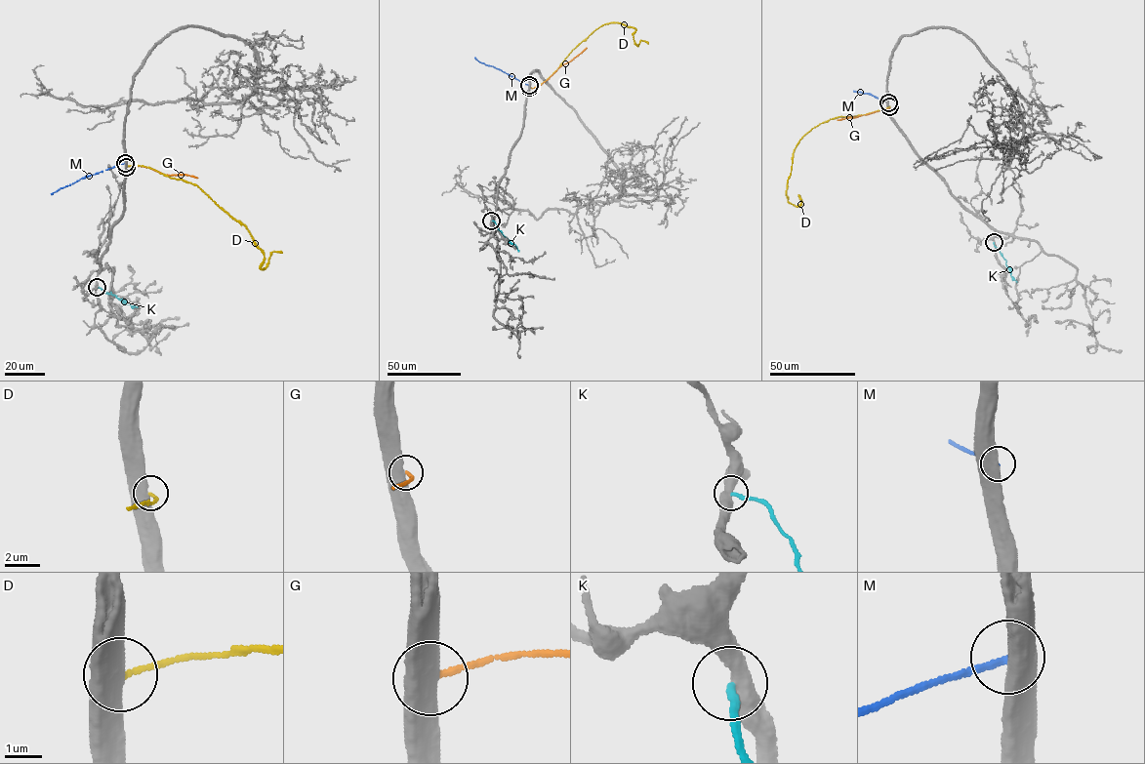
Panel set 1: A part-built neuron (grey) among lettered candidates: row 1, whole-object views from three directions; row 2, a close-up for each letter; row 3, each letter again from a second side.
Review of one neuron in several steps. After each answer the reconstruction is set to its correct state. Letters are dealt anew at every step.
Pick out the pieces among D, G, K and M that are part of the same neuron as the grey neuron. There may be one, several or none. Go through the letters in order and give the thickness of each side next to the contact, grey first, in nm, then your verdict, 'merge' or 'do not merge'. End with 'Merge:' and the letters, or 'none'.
D: 750/120 nm | do not merge
G: 550/150 nm | do not merge
K: 480/200 nm | do not merge
M: 600/180 nm | do not merge
Merge: none

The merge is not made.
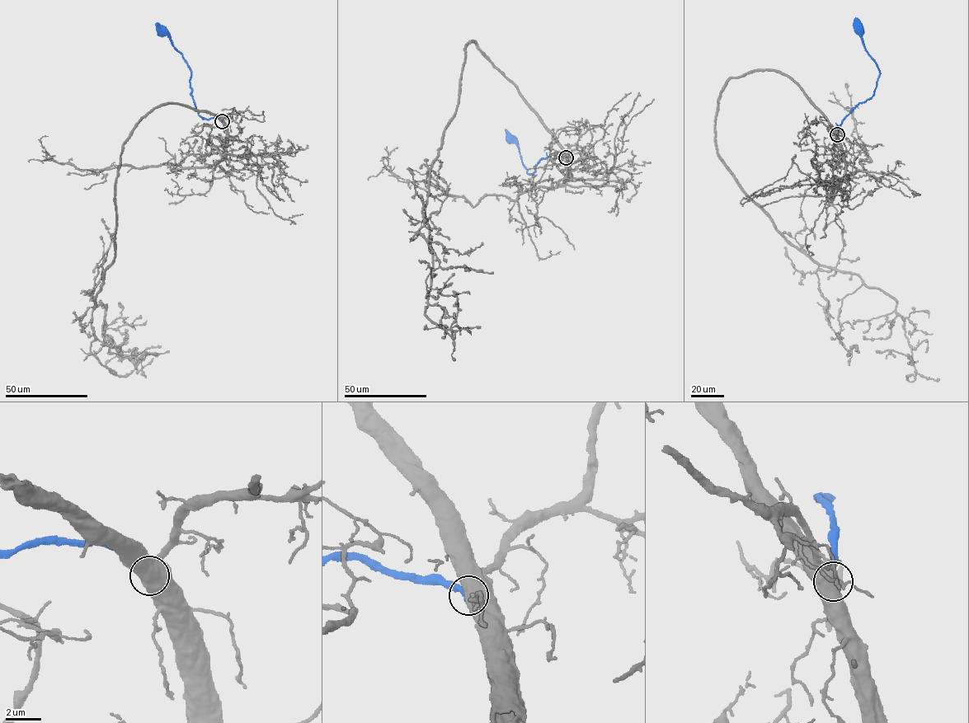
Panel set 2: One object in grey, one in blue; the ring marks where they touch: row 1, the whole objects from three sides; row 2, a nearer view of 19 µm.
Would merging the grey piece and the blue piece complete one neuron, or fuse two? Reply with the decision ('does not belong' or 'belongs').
belongs

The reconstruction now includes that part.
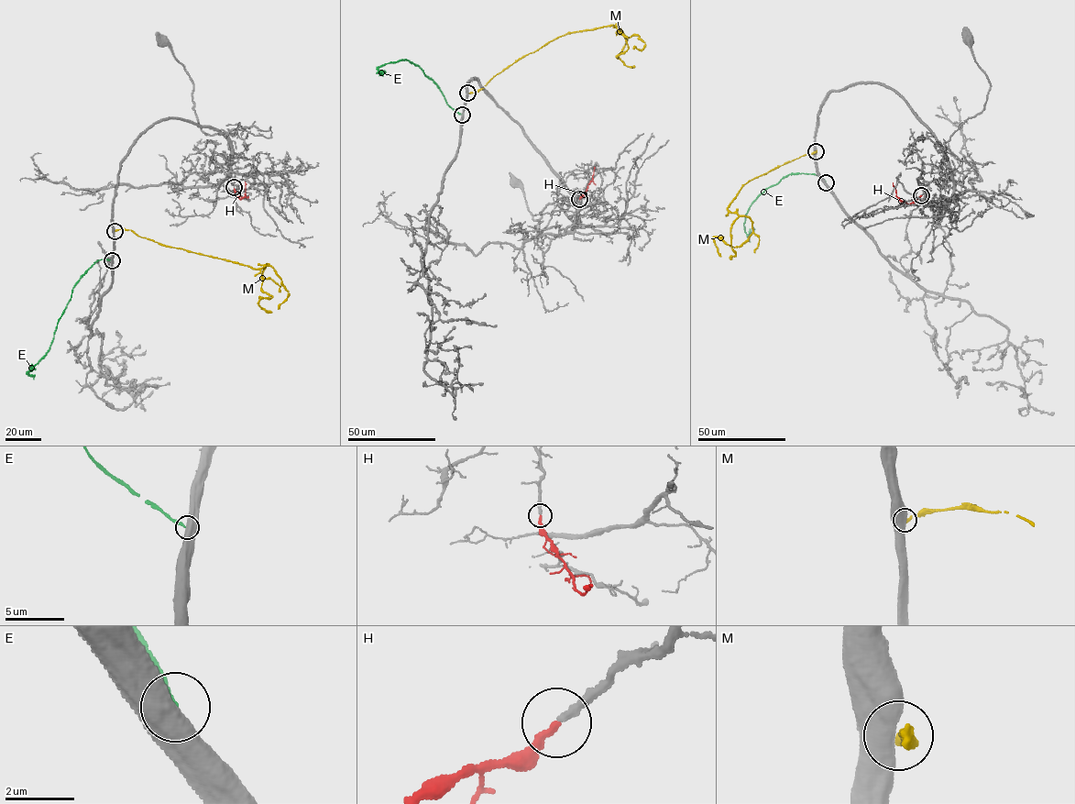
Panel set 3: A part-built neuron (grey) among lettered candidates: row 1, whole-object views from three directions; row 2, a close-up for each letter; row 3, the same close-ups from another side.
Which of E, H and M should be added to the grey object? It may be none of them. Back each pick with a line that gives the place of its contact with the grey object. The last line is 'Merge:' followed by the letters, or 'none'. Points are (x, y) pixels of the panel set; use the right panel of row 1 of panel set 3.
H: (921, 195)
Merge: H

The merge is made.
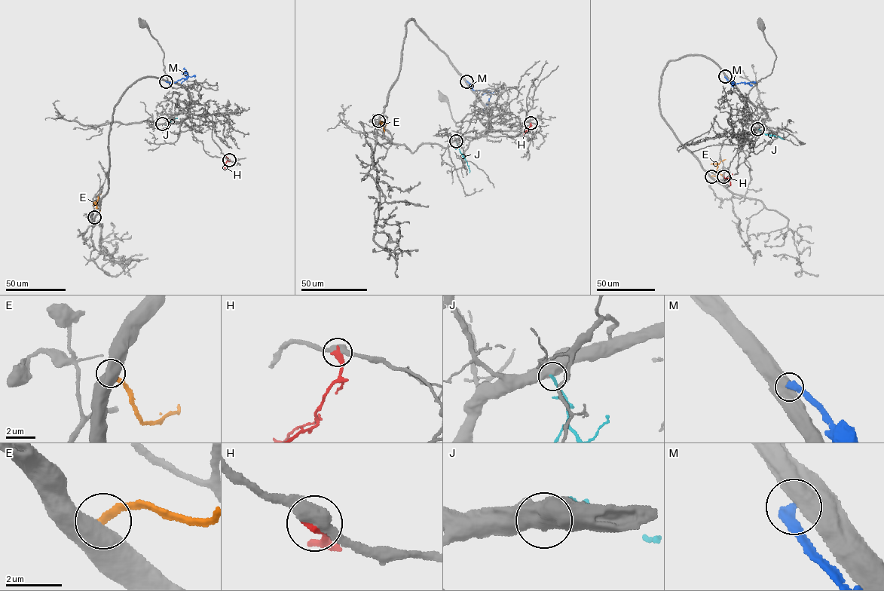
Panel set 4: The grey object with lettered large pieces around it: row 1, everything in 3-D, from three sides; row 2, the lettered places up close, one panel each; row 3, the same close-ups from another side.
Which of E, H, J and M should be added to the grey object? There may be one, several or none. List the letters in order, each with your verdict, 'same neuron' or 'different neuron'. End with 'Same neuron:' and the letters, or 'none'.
E: different neuron
H: different neuron
J: different neuron
M: different neuron
Same neuron: none

